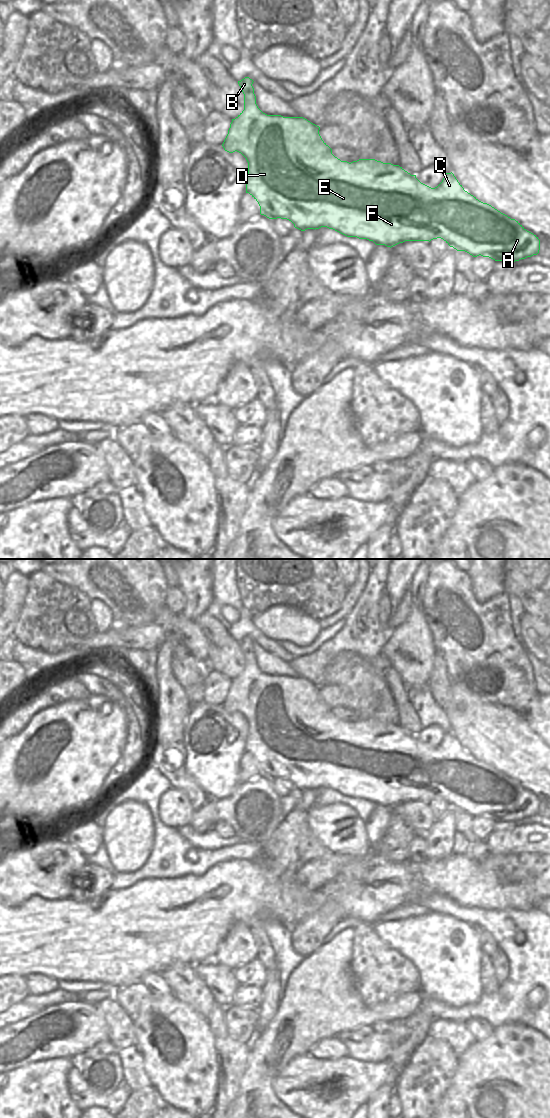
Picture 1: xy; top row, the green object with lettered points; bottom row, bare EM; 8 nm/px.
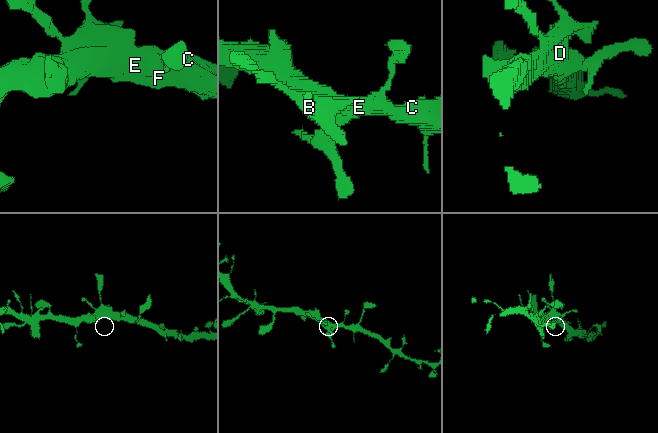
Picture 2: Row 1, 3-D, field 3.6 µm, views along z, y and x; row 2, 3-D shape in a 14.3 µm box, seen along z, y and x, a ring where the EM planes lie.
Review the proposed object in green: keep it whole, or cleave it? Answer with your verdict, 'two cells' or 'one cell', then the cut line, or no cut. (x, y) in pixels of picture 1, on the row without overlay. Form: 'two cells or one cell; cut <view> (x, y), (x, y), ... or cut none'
one cell; cut none

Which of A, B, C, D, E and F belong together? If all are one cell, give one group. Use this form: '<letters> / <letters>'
A B C D E F

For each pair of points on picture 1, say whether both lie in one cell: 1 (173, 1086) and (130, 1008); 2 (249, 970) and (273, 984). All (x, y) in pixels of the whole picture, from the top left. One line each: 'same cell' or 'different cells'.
1: different cells
2: different cells

